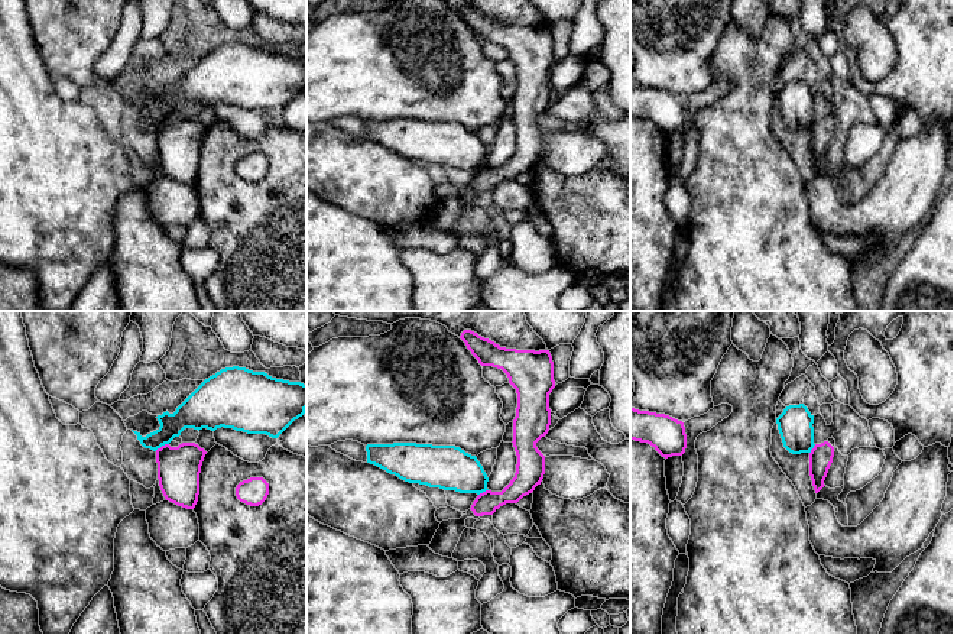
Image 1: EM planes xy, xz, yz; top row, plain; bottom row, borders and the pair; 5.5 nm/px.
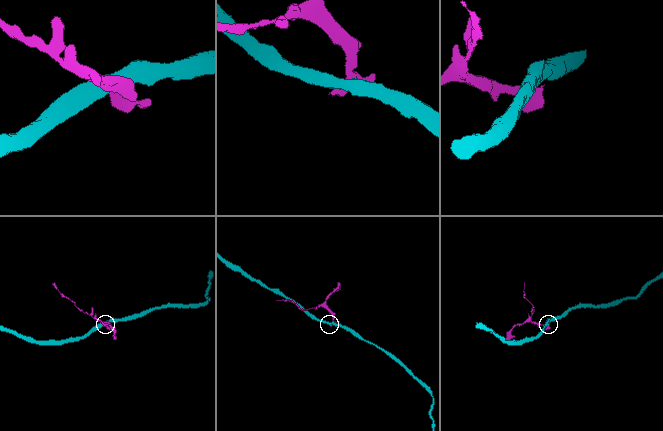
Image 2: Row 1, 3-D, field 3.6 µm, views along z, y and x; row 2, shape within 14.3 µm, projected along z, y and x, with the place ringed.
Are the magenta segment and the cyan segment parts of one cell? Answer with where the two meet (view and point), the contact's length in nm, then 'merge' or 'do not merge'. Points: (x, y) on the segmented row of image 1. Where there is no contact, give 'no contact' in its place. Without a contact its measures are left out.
xy (162, 446) | 90 nm | do not merge

